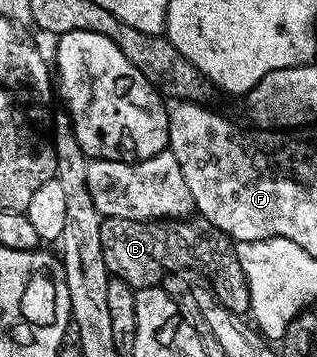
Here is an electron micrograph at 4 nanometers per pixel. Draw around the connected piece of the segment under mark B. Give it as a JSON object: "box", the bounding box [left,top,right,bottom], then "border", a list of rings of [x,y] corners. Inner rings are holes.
{"box":[100,216,251,316],"border":[[[201,216],[149,220],[104,217],[100,234],[101,251],[109,274],[124,278],[130,286],[158,286],[168,272],[197,270],[206,278],[220,305],[240,316],[250,311],[251,297],[239,257],[235,254],[236,243],[209,224],[209,220]]]}

